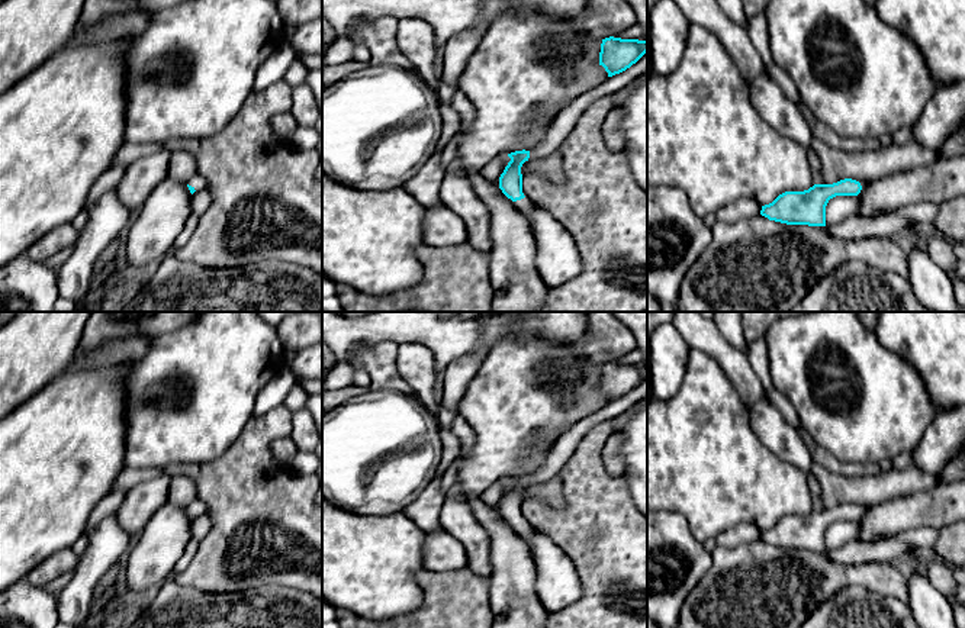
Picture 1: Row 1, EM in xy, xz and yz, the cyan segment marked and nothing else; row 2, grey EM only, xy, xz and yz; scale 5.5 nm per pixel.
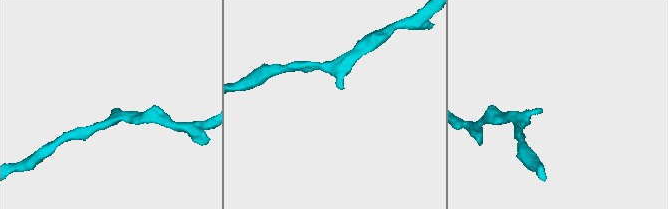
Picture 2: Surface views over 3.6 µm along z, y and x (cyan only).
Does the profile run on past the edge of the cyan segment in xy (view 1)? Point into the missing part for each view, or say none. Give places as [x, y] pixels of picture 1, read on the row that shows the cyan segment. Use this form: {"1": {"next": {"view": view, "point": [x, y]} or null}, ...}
{"1": {"next": {"view": "xy", "point": [198, 182]}}}

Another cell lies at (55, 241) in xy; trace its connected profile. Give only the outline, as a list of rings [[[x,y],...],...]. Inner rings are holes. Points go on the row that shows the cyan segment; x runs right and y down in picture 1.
[[[71,223],[62,225],[32,244],[26,255],[36,263],[45,263],[62,249],[73,247],[77,235],[78,232]]]

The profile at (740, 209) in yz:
[[[747,197],[737,199],[715,212],[717,220],[726,223],[737,223],[744,219],[760,215],[762,206]]]

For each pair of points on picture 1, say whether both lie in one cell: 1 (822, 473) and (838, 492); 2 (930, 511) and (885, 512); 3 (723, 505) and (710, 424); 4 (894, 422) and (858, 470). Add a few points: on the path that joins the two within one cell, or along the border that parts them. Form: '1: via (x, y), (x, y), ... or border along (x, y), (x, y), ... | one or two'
1: via (824, 477), (835, 488) | one
2: via (919, 511), (897, 512) | one
3: via (717, 485), (717, 473), (710, 466), (710, 444) | one
4: border along (830, 454), (842, 461), (875, 461), (878, 464) | two

